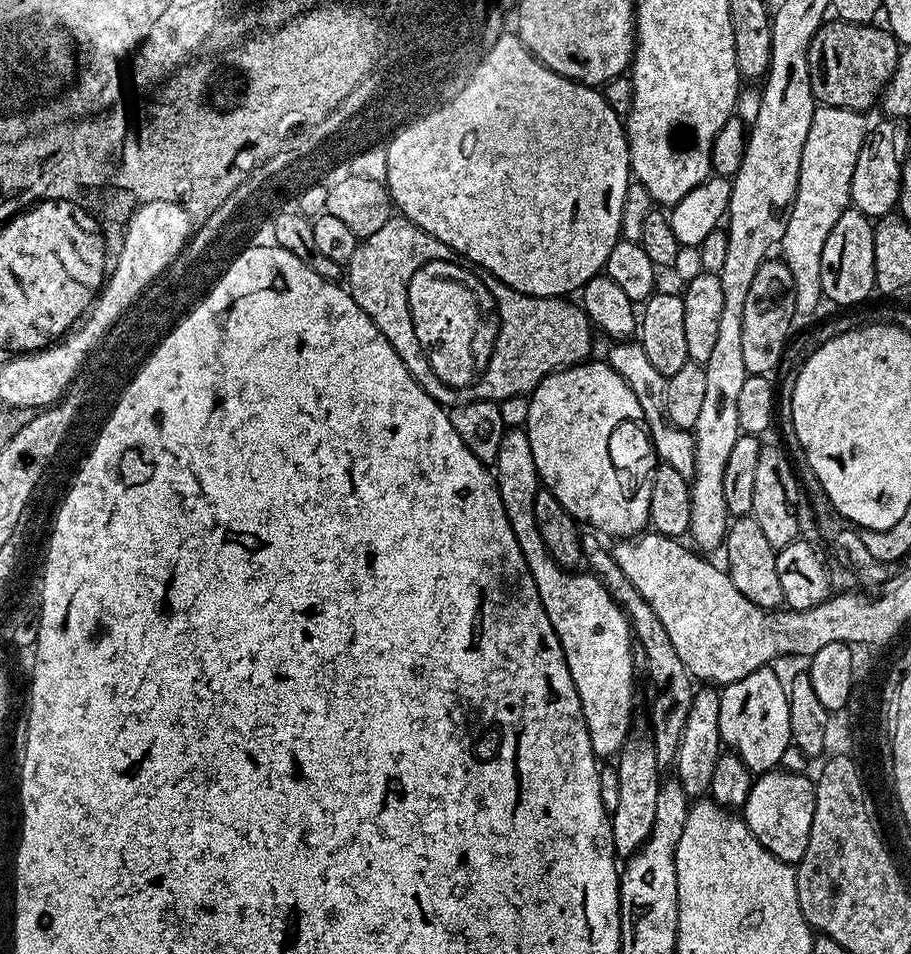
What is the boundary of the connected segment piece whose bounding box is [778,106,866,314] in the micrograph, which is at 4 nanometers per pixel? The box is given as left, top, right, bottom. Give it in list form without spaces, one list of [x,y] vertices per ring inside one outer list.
[[[817,107],[814,118],[810,122],[810,134],[806,134],[806,146],[802,150],[802,166],[798,178],[796,201],[790,210],[790,218],[786,222],[786,234],[778,245],[779,255],[794,278],[794,294],[796,295],[797,313],[812,312],[822,301],[822,246],[826,246],[826,238],[830,238],[830,230],[834,230],[834,222],[842,218],[844,211],[852,204],[852,179],[854,178],[854,162],[858,162],[858,154],[864,145],[866,135],[865,117],[854,110],[845,108]]]

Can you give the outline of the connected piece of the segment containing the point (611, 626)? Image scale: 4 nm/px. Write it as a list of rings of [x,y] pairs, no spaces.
[[[524,428],[507,429],[502,438],[502,446],[498,446],[498,458],[494,465],[494,475],[502,498],[502,506],[506,510],[510,530],[514,530],[514,538],[518,538],[522,558],[526,558],[526,566],[538,586],[542,606],[550,618],[550,626],[554,626],[554,634],[558,634],[558,642],[562,646],[566,666],[570,666],[570,678],[574,678],[574,686],[582,702],[582,714],[586,718],[590,746],[598,758],[615,757],[634,726],[632,699],[636,696],[636,664],[632,661],[632,648],[634,652],[632,627],[628,624],[627,614],[613,602],[612,596],[598,577],[593,576],[587,570],[569,570],[558,566],[558,562],[554,562],[554,558],[542,542],[542,534],[538,534],[538,526],[532,509],[533,493],[528,492],[528,472],[530,476],[527,431]]]

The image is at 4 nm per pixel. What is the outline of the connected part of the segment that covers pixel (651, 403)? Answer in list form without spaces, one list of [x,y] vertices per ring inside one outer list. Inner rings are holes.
[[[616,342],[611,345],[606,363],[624,379],[626,386],[634,390],[634,398],[638,398],[638,406],[642,406],[642,414],[648,420],[648,432],[652,435],[652,449],[656,451],[659,463],[674,466],[678,474],[692,477],[694,474],[694,450],[696,438],[691,431],[676,428],[668,422],[664,415],[664,382],[666,377],[654,370],[650,358],[646,358],[646,350],[639,342]]]

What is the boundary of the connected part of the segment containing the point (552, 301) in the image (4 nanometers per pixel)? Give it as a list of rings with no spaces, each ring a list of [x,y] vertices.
[[[501,280],[494,284],[494,292],[504,314],[502,338],[484,378],[486,382],[460,394],[458,404],[471,400],[499,402],[511,396],[530,394],[550,373],[570,368],[573,364],[583,364],[593,355],[594,325],[579,303],[571,304],[571,299],[558,296],[531,296],[506,286]]]

